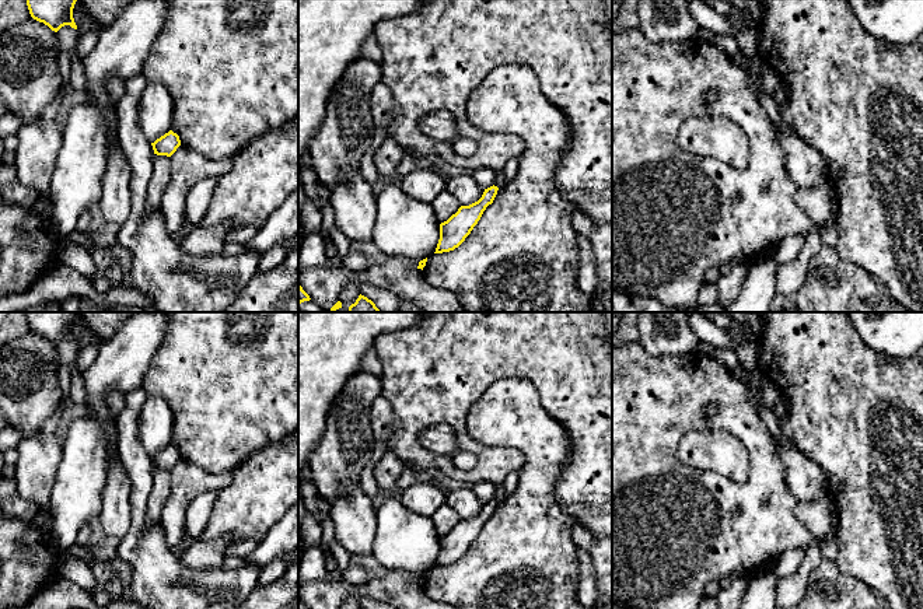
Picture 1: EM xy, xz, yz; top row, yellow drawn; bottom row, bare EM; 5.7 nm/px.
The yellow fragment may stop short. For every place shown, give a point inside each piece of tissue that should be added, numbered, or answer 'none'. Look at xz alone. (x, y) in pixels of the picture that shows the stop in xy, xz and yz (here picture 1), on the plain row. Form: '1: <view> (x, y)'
none

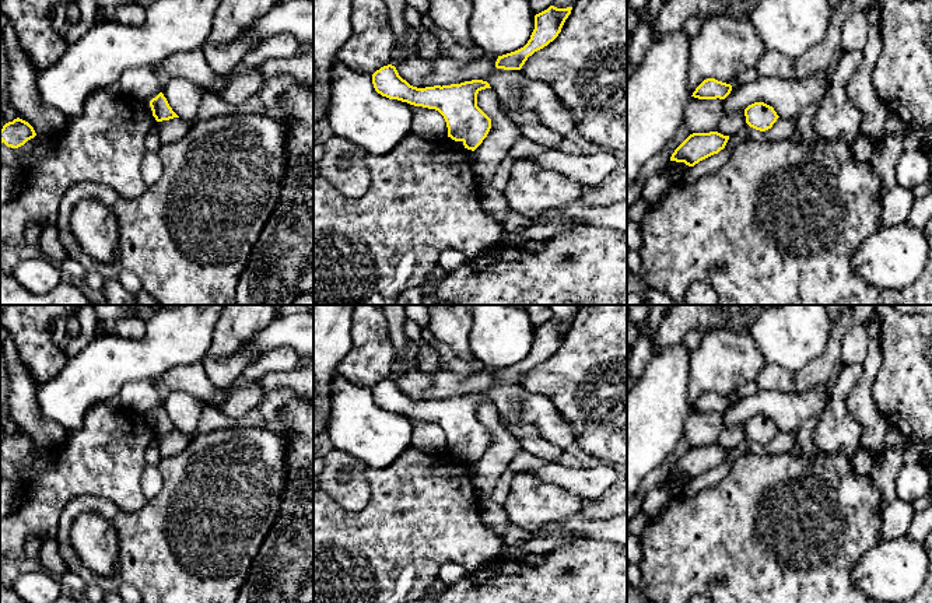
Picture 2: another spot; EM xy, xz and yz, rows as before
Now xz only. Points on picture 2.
none

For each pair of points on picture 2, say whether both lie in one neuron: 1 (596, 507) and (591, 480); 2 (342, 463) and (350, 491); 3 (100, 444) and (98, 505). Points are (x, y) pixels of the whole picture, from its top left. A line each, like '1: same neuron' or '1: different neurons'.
1: different neurons
2: same neuron
3: different neurons

